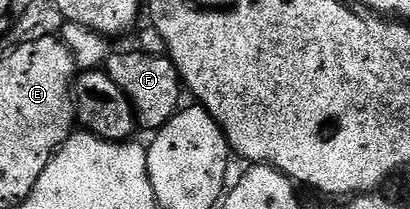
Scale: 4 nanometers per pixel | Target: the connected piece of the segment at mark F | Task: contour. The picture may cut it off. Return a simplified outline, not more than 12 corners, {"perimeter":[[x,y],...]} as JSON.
{"perimeter":[[112,51],[105,70],[129,98],[140,129],[181,108],[167,56]]}

